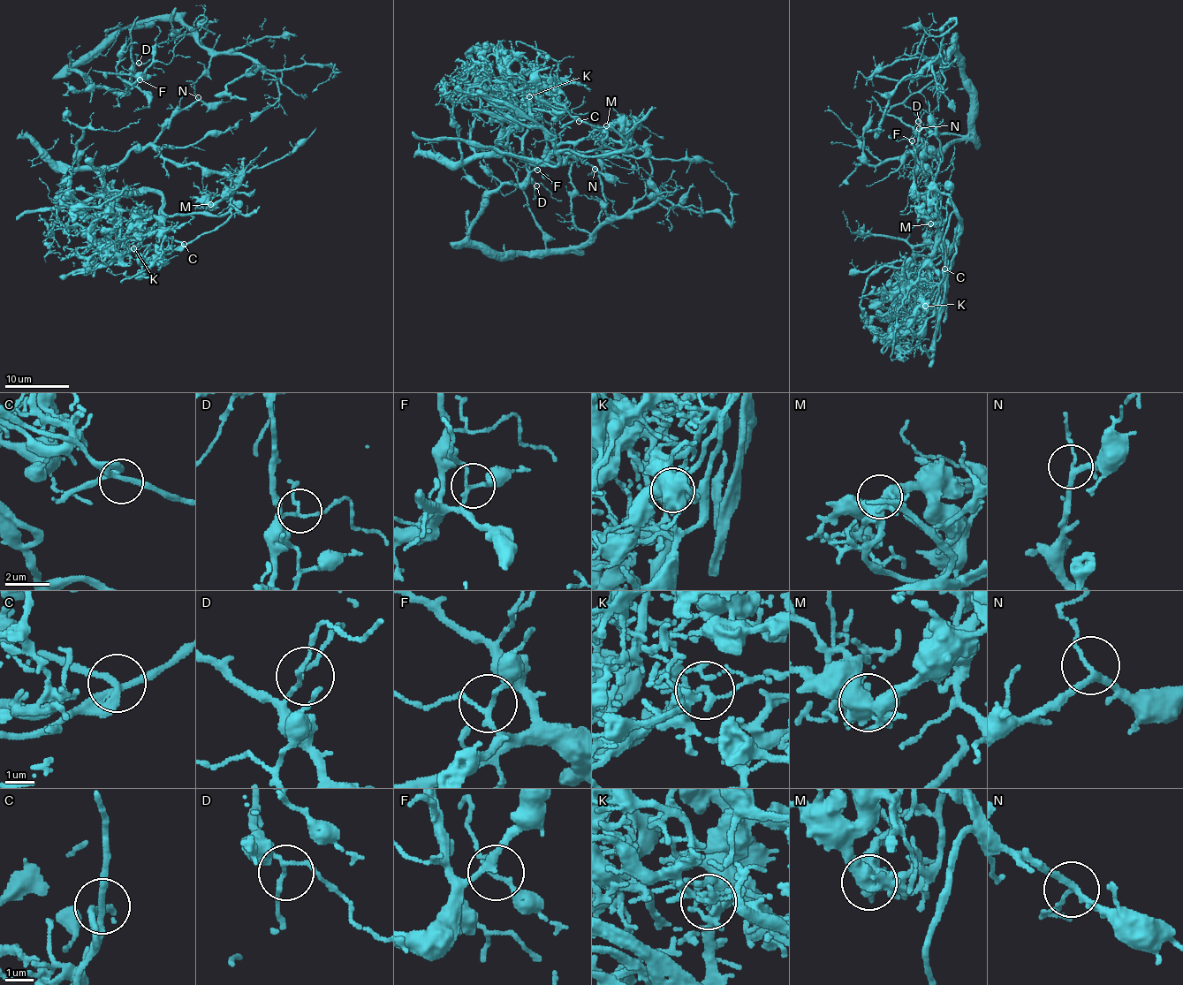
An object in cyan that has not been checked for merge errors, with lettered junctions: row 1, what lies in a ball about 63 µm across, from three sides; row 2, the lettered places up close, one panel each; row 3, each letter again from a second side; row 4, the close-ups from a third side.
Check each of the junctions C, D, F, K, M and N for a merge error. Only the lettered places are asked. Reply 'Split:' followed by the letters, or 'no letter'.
Split: K

